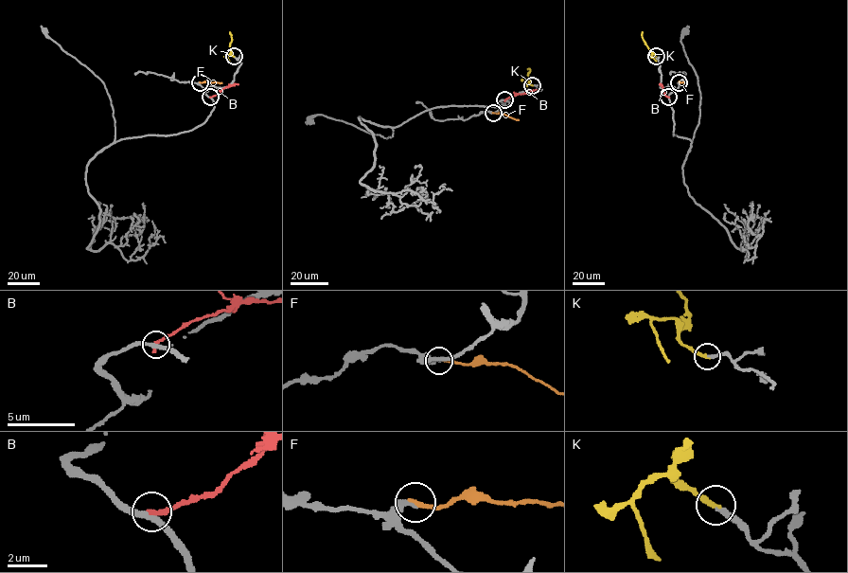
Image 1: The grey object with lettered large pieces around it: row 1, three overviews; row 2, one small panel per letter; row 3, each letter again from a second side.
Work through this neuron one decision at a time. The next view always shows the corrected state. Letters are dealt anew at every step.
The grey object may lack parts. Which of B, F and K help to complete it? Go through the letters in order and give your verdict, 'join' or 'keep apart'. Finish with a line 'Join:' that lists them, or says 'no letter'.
B: keep apart
F: keep apart
K: join
Join: K

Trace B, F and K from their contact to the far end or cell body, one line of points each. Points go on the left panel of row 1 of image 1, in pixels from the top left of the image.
B: (210, 97), (227, 86), (238, 84)
F: (200, 82), (221, 82)
K: (234, 56), (230, 54), (229, 31)

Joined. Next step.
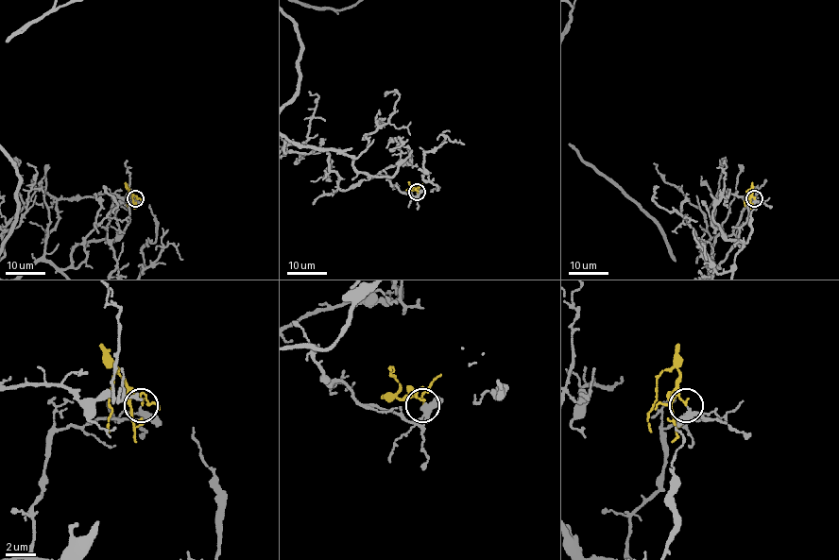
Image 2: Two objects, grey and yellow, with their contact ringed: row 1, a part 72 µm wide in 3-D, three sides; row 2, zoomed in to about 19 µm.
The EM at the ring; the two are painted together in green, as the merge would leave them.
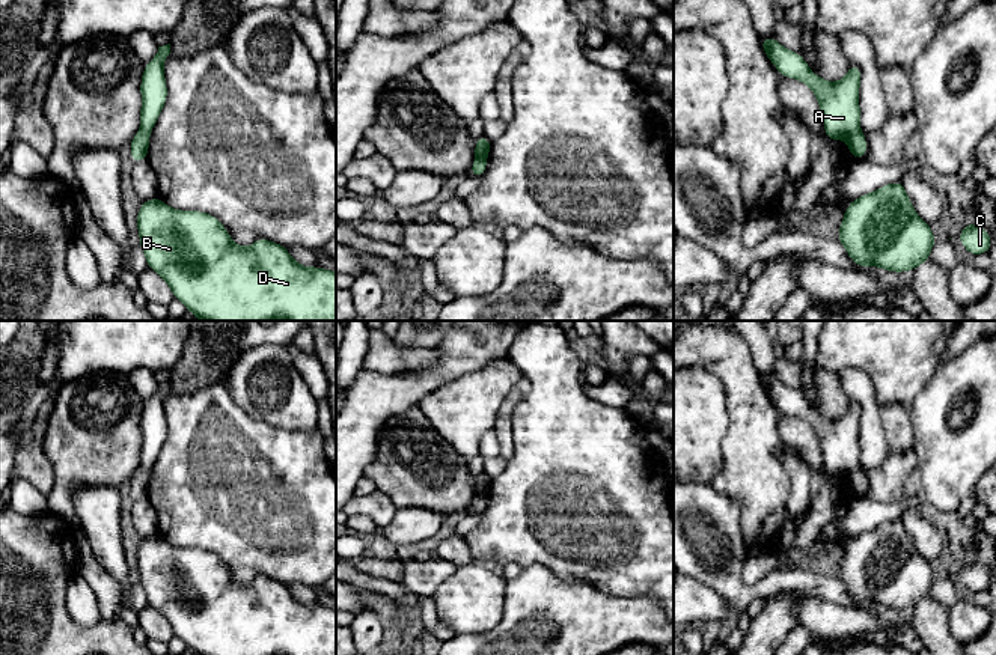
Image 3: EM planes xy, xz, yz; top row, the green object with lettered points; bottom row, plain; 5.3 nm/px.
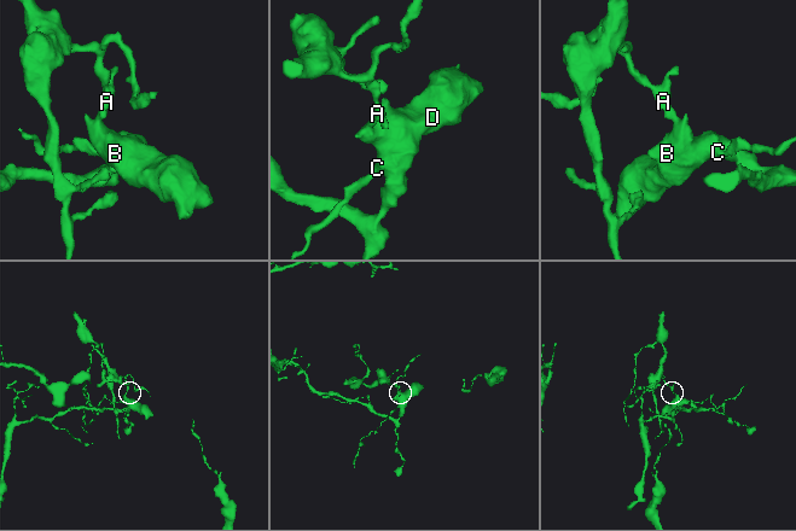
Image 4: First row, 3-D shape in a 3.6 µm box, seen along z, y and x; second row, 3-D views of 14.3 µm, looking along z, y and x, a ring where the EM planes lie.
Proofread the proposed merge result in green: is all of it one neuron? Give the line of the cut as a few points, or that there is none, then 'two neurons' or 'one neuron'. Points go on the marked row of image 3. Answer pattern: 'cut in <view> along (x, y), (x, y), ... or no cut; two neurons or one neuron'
cut in yz along (859, 128), (847, 139); two neurons

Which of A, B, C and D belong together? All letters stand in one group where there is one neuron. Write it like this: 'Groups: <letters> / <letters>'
Groups: A / B C D

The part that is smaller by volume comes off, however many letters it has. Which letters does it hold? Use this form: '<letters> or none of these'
A

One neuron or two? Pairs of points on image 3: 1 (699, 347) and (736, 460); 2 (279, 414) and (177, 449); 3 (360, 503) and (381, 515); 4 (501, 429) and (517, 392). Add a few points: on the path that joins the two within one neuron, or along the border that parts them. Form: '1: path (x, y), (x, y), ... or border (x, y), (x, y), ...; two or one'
1: path (730, 369), (742, 381), (742, 429); one
2: border (232, 399), (256, 419), (296, 429); two
3: path (365, 505), (371, 505), (377, 511); one
4: path (504, 420), (511, 401); one

